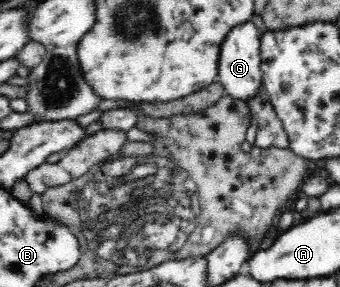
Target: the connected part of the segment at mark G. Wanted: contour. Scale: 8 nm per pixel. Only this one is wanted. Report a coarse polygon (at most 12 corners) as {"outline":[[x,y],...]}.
{"outline":[[236,25],[221,45],[217,81],[248,103],[263,85],[261,35]]}

